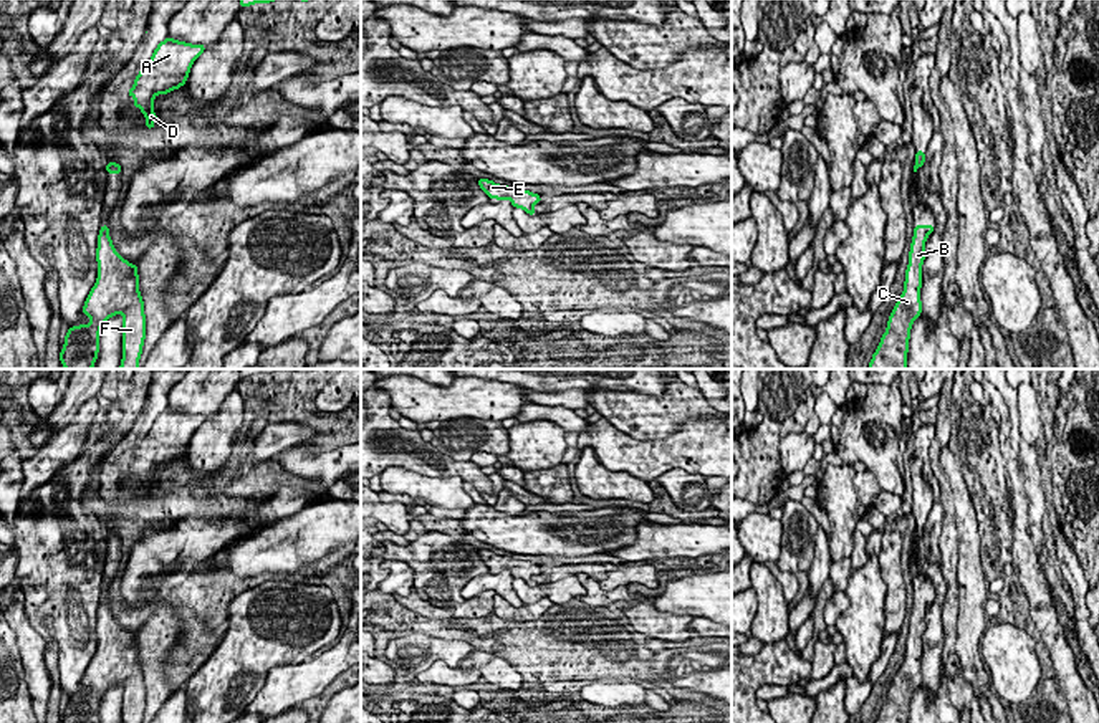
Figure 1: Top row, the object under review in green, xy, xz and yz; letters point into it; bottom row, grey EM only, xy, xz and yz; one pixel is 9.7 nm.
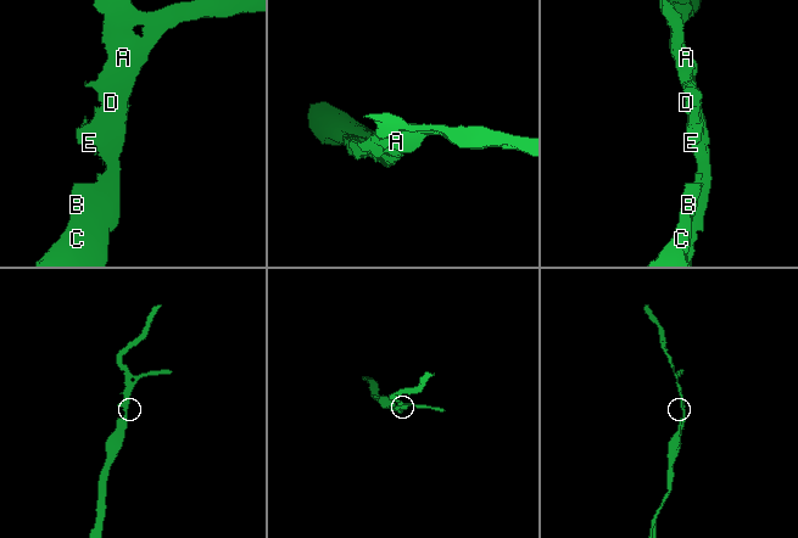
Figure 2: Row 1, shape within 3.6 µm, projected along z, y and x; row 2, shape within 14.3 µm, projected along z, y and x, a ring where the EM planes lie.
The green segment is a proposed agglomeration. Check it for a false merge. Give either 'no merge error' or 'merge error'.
no merge error

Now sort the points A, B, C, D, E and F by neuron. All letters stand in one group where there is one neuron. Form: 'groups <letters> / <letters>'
groups A B C D E F

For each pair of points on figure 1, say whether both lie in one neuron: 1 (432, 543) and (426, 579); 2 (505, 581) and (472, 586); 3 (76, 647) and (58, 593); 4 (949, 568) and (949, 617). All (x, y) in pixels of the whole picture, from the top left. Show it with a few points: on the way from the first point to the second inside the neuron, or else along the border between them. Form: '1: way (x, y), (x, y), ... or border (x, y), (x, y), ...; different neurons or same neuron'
1: way (429, 551), (426, 571); same neuron
2: way (497, 581), (480, 583); same neuron
3: way (75, 634), (71, 606); same neuron
4: way (950, 579), (950, 606); same neuron

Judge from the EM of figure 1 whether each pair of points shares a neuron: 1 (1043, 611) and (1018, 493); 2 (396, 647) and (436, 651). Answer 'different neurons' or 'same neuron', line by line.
1: same neuron
2: same neuron

